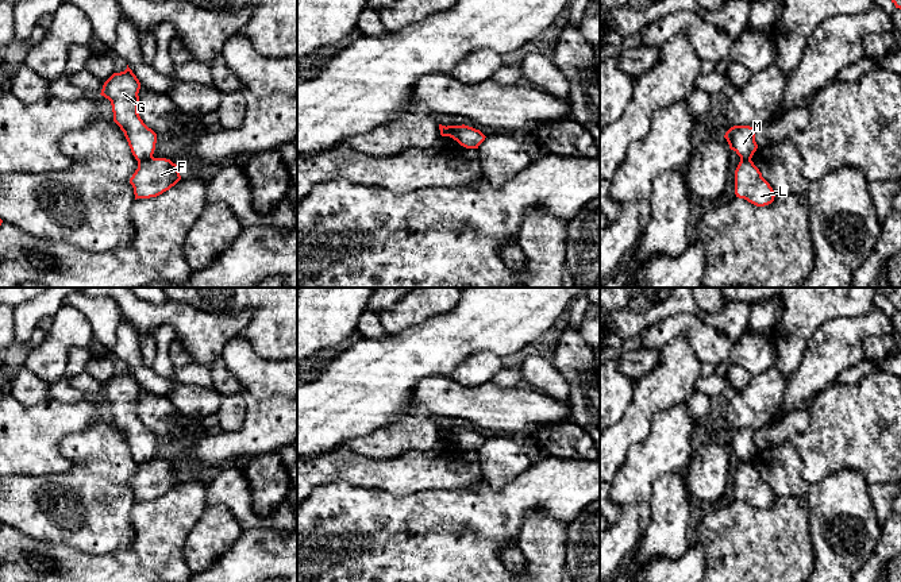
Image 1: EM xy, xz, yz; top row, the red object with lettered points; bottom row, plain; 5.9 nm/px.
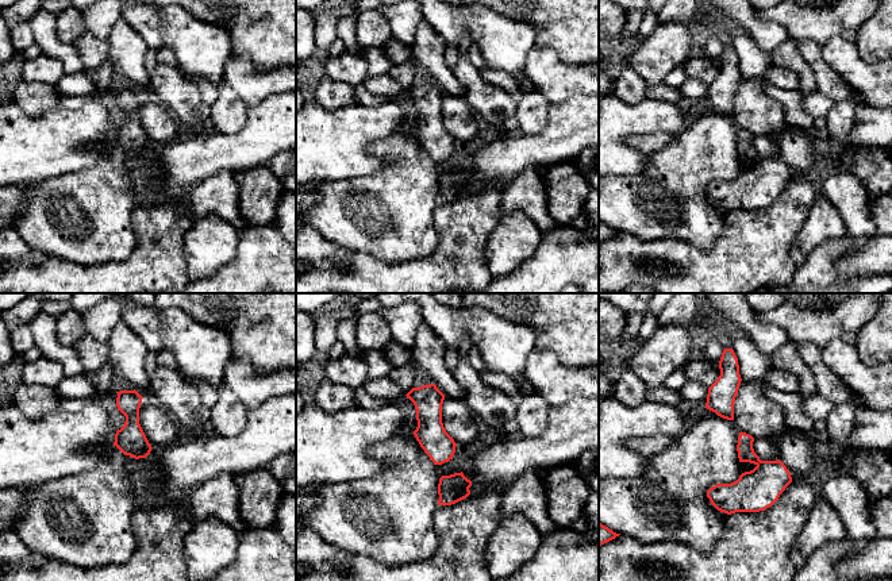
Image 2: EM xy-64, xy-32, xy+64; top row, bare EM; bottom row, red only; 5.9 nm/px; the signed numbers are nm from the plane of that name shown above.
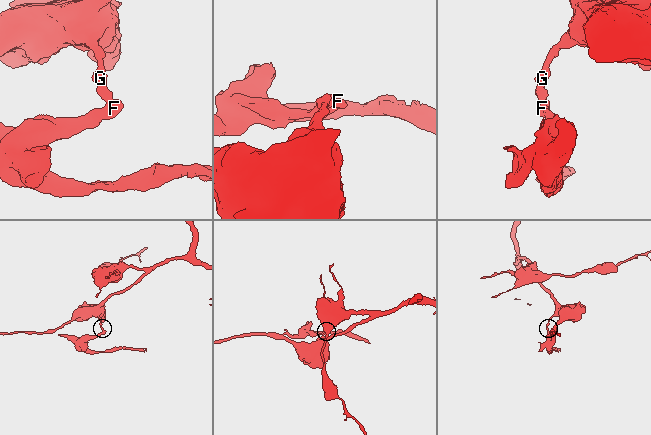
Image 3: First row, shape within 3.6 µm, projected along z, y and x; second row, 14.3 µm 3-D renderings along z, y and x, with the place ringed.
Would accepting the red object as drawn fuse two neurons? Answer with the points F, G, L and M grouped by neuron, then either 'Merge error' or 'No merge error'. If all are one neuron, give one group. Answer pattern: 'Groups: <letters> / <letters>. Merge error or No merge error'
Groups: F L / G M. Merge error

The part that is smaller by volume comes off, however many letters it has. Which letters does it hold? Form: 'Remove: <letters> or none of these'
Remove: F, L

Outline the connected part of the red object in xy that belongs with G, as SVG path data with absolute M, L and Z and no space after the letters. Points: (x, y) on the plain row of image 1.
M128 370L124 374L113 375L103 388L101 398L112 408L113 424L124 435L135 462L153 460L157 436L149 431L138 416L140 385Z

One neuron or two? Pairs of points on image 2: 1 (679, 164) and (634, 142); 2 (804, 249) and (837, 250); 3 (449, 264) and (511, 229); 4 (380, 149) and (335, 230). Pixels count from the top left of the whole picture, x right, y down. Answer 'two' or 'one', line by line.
1: two
2: two
3: two
4: one

